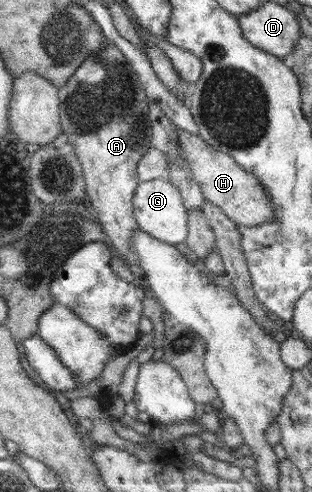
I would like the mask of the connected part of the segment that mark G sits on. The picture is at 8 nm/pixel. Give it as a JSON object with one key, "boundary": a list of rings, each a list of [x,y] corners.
{"boundary":[[[160,178],[139,183],[135,193],[135,216],[139,226],[152,237],[172,245],[185,243],[189,236],[189,209],[182,194],[169,179]]]}

